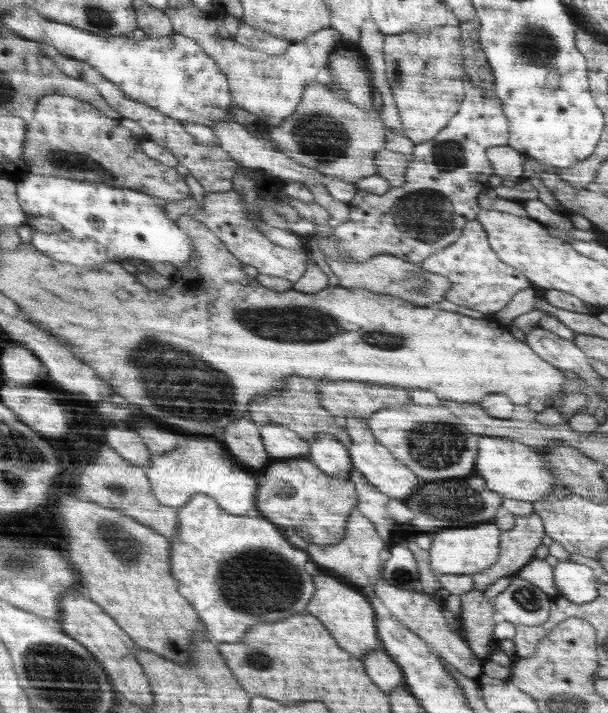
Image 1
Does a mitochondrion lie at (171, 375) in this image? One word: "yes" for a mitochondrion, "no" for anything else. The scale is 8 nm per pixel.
yes

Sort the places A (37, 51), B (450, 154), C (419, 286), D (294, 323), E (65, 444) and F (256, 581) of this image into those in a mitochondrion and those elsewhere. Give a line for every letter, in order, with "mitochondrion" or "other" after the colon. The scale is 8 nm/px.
A: other
B: mitochondrion
C: mitochondrion
D: mitochondrion
E: other
F: mitochondrion

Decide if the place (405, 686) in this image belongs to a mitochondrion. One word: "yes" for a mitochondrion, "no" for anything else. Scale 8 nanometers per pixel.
no

